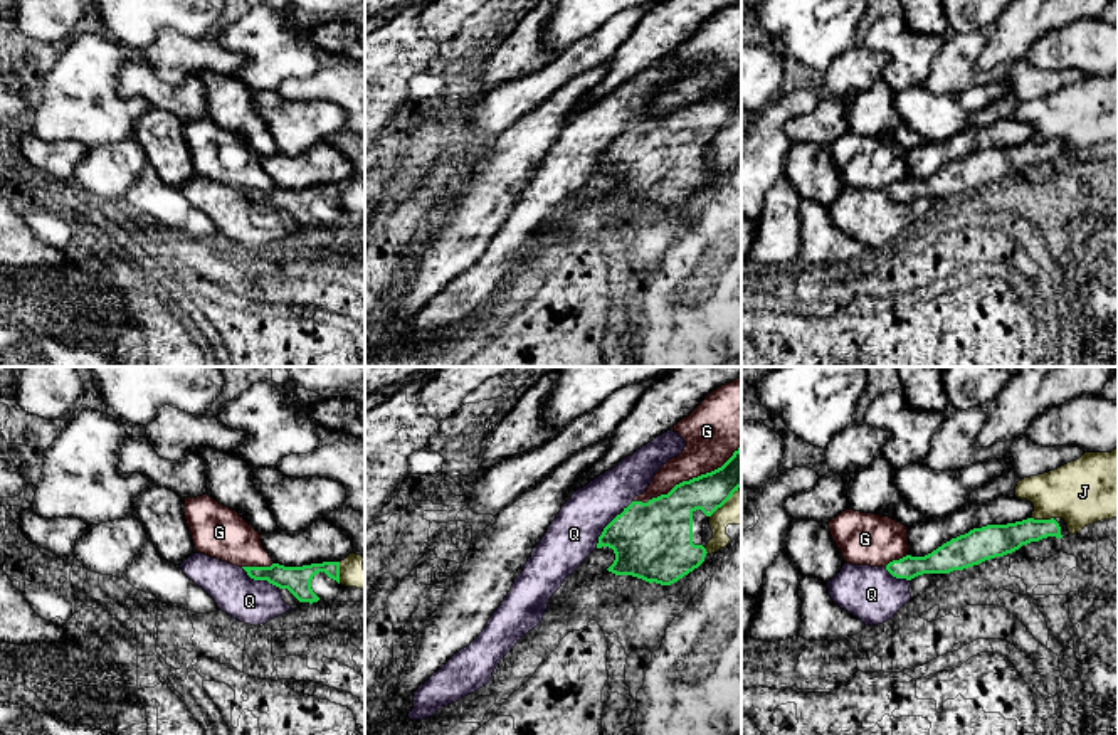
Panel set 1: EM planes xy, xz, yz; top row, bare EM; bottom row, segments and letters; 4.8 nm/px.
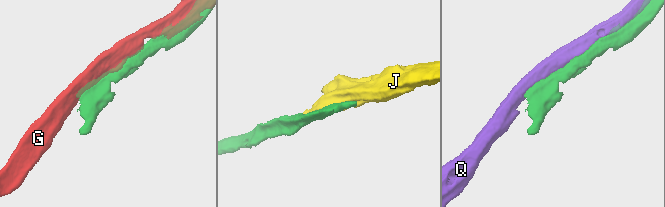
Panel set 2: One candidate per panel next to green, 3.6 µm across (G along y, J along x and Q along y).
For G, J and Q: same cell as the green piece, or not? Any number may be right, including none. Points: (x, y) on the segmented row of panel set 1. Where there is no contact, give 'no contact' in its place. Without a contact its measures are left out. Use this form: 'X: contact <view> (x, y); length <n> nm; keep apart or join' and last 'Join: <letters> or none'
G: contact xz (690, 480); length 600 nm; keep apart
J: contact yz (1043, 520); length 110 nm; keep apart
Q: contact xz (609, 523); length 300 nm; keep apart
Join: none

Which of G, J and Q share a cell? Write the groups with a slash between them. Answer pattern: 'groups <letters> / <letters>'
groups G / J / Q

